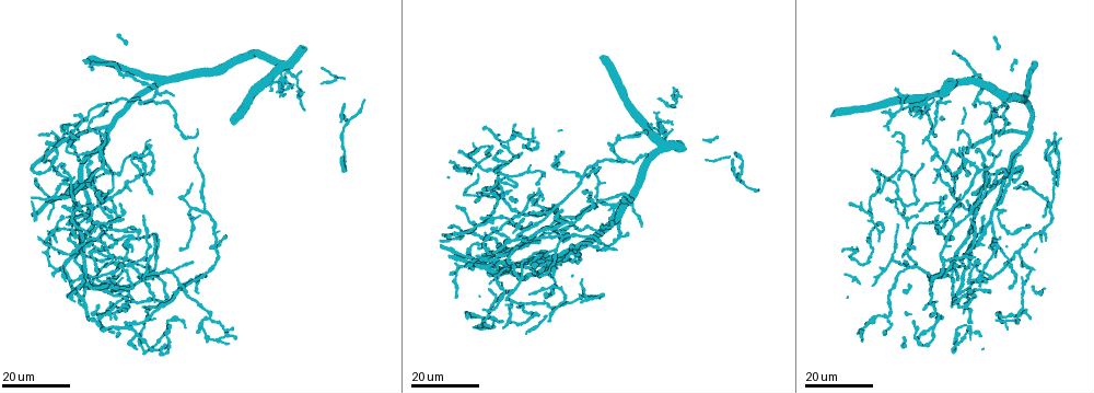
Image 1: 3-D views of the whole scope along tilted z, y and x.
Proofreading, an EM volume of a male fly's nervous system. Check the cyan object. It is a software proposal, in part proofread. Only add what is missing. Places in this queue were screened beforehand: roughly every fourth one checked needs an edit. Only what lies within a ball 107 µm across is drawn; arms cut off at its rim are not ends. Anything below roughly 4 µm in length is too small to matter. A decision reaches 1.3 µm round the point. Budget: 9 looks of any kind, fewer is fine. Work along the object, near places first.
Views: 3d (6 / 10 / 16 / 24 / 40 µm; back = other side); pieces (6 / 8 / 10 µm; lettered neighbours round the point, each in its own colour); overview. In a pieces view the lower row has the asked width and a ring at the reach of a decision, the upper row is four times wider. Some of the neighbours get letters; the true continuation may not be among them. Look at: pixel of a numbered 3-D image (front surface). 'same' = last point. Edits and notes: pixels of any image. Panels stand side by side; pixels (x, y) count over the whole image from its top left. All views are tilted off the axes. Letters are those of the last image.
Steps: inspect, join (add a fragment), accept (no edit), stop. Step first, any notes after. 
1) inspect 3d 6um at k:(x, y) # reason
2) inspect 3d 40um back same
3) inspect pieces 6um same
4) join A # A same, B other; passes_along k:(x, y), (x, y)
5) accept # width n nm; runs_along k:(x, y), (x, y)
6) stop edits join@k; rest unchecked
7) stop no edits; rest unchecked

inspect 3d 16um at 1:(80, 163) # branch stops here

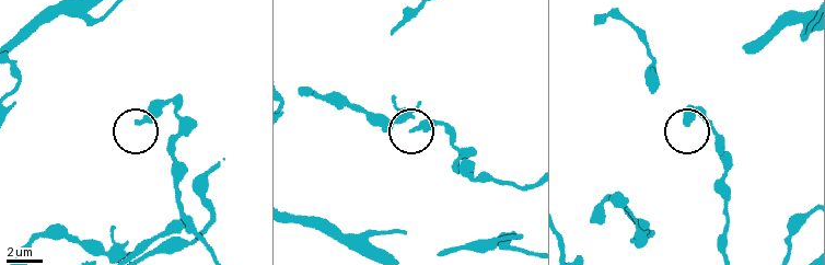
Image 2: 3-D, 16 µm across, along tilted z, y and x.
inspect pieces 10um at 2:(409, 130)

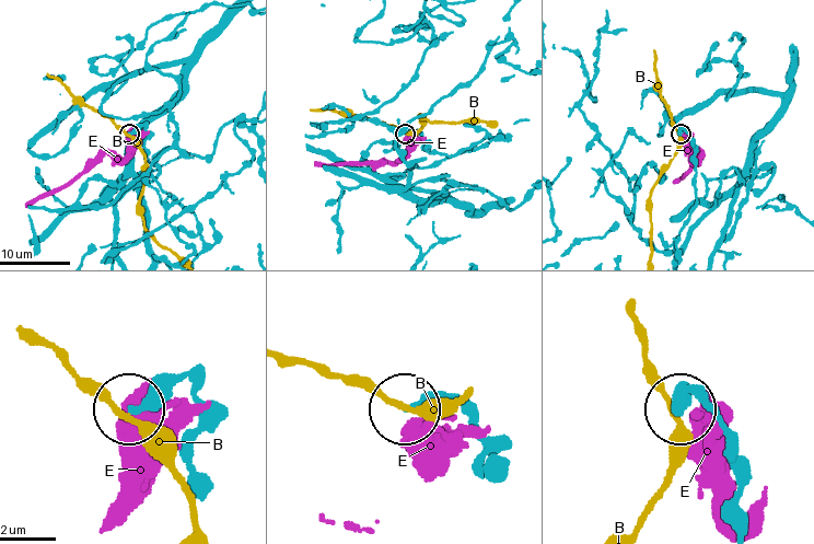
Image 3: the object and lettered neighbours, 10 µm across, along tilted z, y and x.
accept # B other, E other; runs_along 3:(190, 442), (198, 404), (188, 383), (162, 381), (129, 407); none of them fits

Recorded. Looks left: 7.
inspect 3d 24um at 1:(871, 285) # thin end

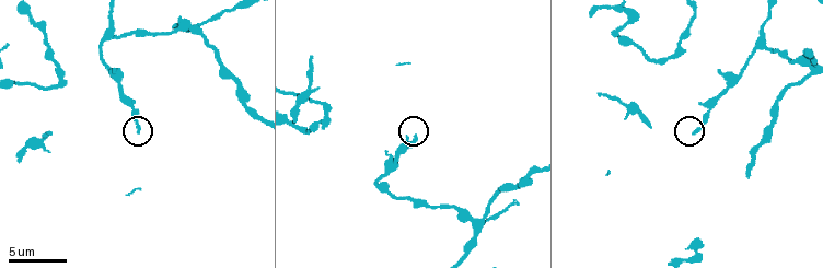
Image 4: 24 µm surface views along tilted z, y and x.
inspect 3d 6um at 4:(696, 133)

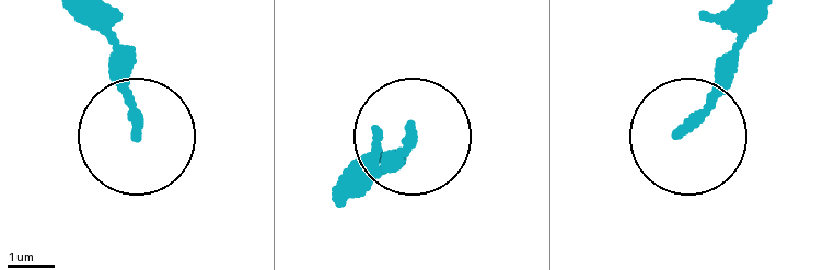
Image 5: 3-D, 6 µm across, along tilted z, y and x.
inspect pieces 10um at 5:(413, 128)

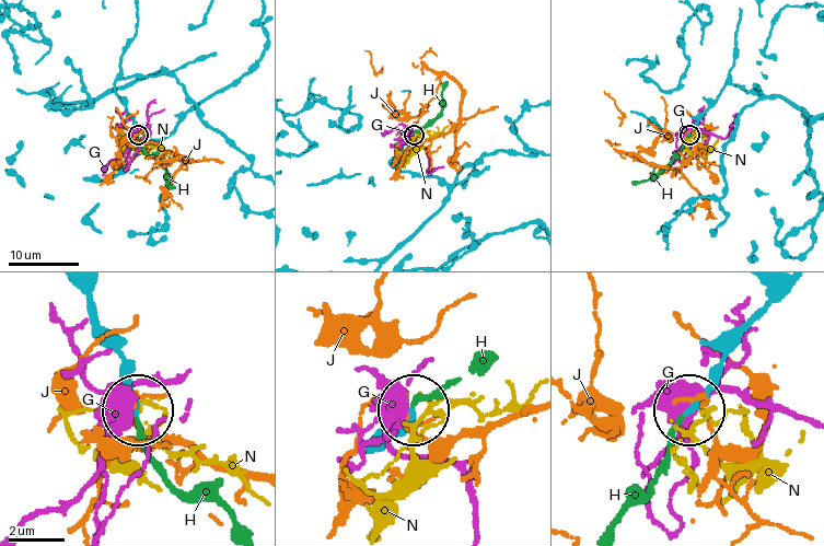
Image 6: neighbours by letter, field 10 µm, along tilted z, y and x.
join H # G other, H same, J other, N other; passes_along 6:(95, 332), (115, 353), (155, 463), (240, 527); it goes on there

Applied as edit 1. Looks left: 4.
inspect 3d 24um at 1:(136, 278)

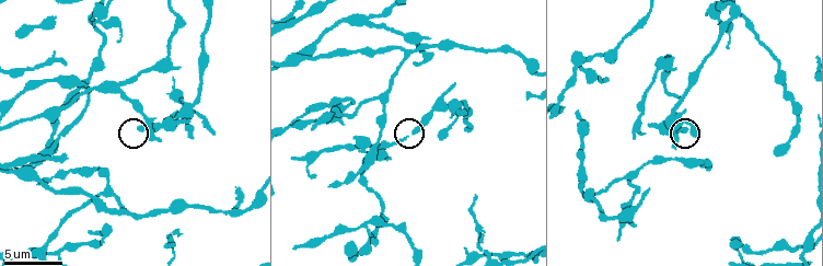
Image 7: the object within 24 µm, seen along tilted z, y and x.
inspect pieces 6um at 7:(685, 130)

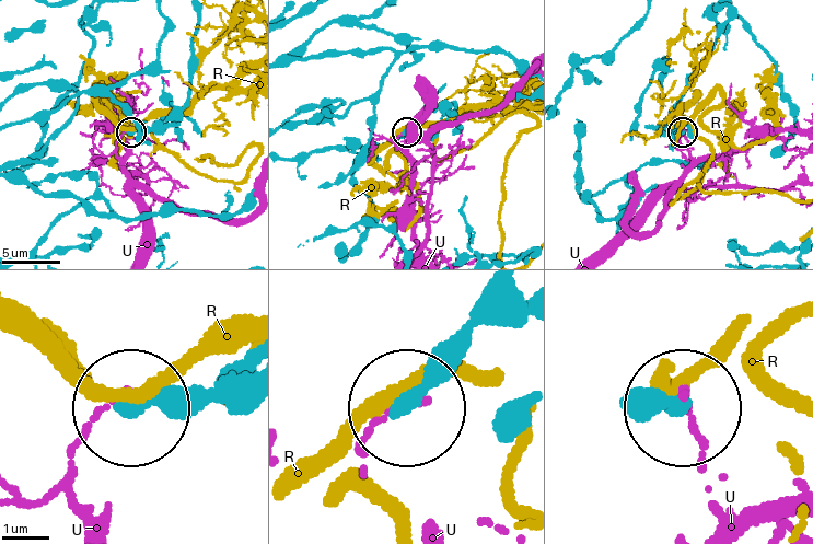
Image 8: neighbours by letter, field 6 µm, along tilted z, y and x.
accept # R other, U other; runs_along 8:(204, 384), (141, 409); no lettered fragment goes on from it

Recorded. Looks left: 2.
inspect pieces 6um at 7:(474, 196) # tapers out

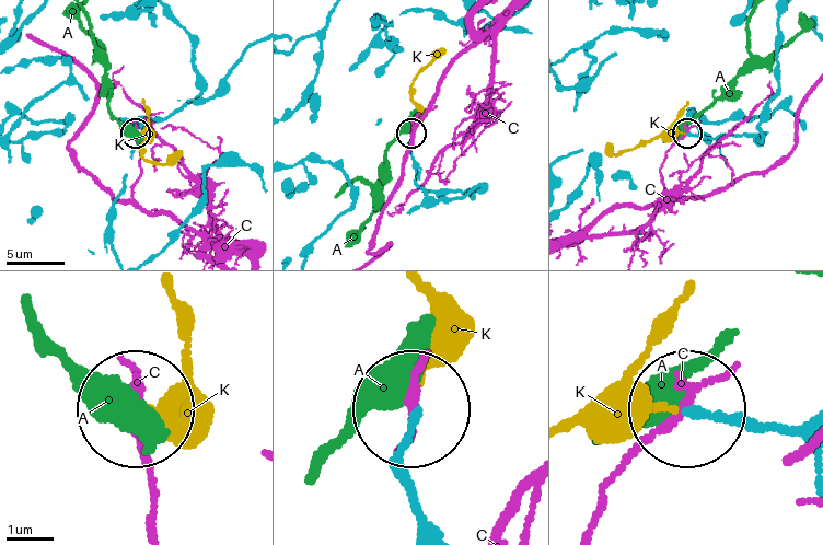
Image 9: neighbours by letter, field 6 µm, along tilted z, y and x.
join K # A other, C other, K same; passes_along 9:(428, 524), (402, 450), (429, 340), (426, 296); it goes on there

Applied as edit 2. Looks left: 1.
stop edits join@6, join@9; rest unchecked

